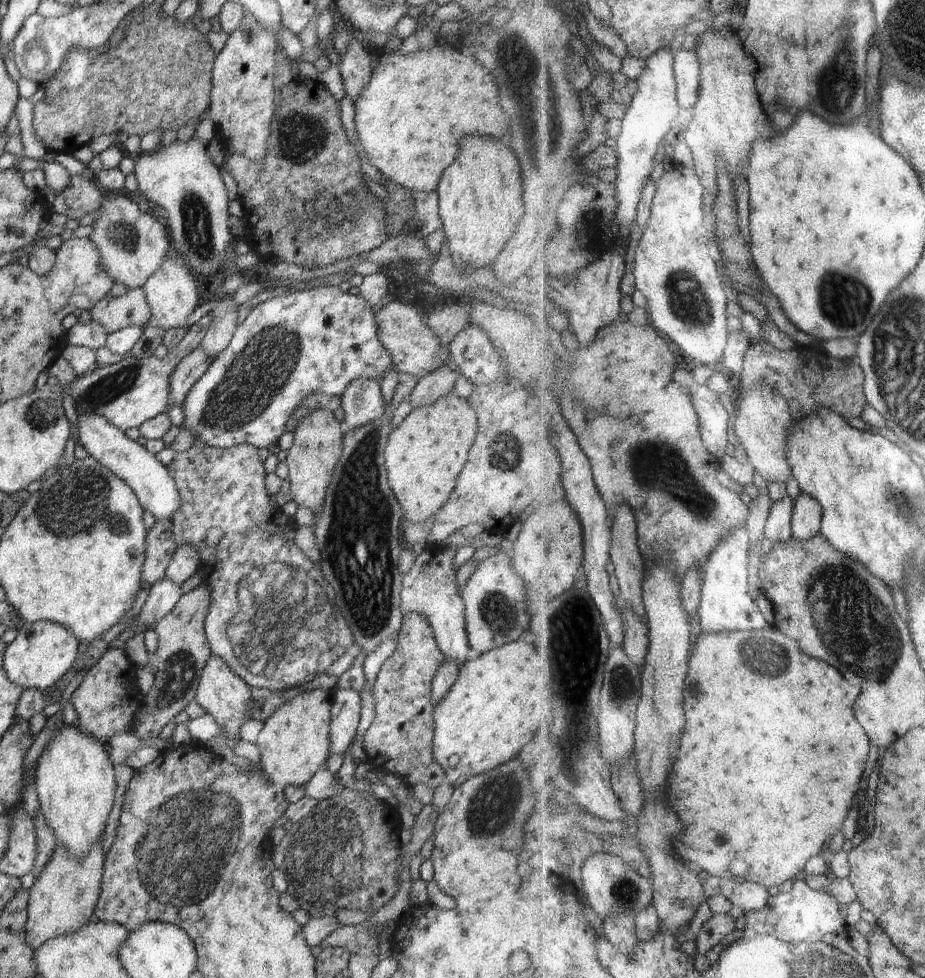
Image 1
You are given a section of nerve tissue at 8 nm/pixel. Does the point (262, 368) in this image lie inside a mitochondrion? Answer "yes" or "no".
yes

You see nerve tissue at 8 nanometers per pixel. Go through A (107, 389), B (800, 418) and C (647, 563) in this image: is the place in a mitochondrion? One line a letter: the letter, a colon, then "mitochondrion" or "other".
A: mitochondrion
B: other
C: other

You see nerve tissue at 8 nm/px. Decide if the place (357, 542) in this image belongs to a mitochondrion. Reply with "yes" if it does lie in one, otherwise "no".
yes

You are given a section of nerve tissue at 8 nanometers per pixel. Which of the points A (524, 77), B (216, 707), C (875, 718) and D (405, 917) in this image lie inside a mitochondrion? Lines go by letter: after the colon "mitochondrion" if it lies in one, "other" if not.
A: mitochondrion
B: other
C: other
D: other

